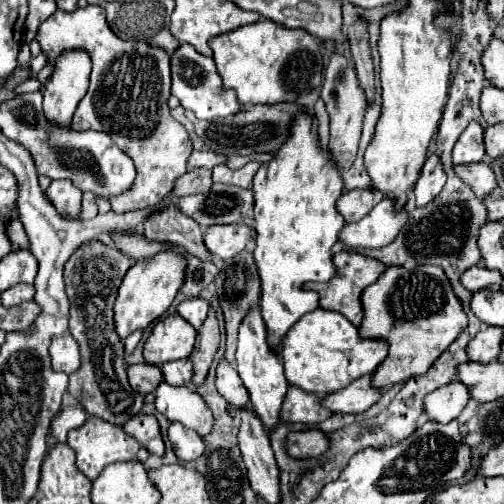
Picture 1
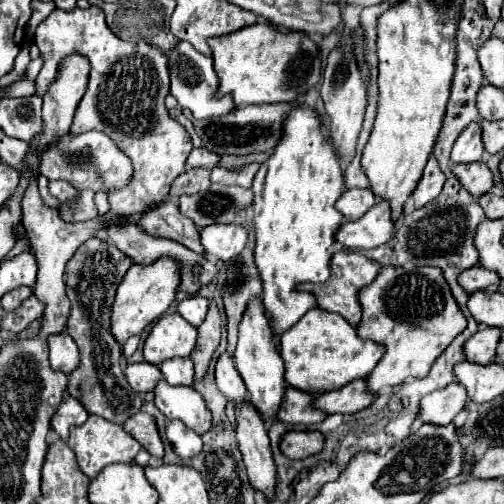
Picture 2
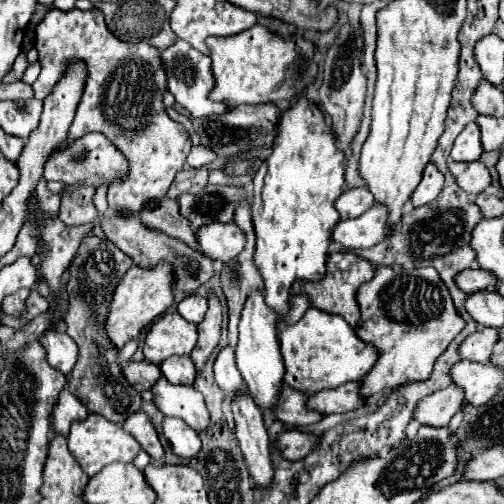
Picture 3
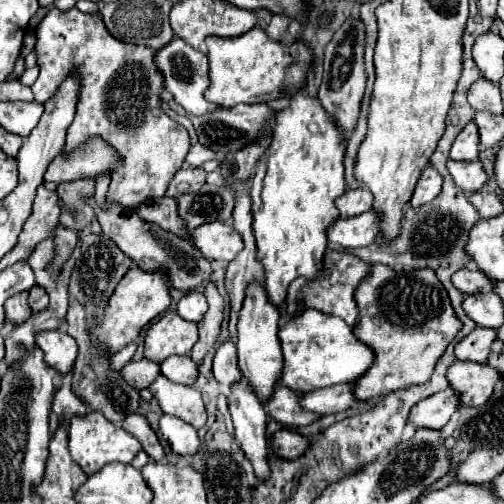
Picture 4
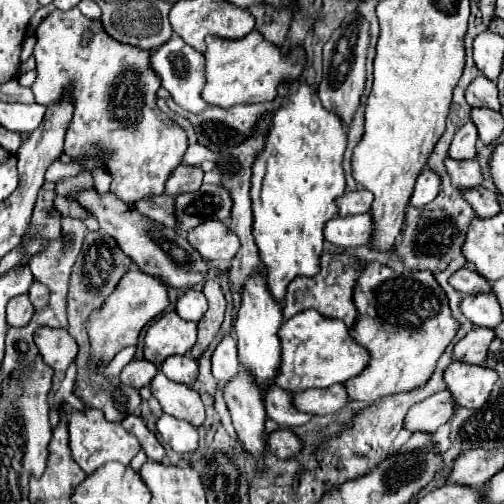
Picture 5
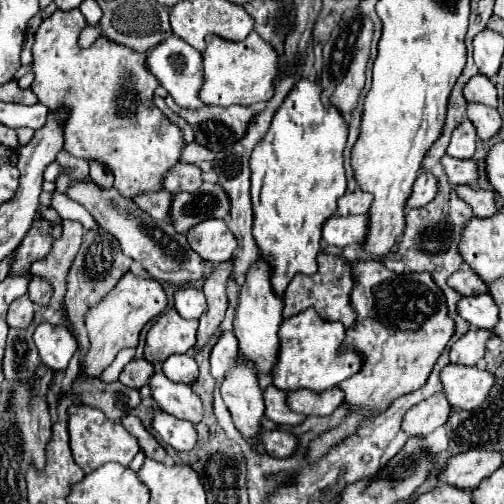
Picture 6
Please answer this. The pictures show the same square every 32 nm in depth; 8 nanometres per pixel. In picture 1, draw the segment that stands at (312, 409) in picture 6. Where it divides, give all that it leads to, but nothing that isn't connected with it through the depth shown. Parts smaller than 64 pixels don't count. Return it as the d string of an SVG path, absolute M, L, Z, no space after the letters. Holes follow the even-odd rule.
M368 374L368 376L362 376L360 380L354 380L350 386L342 388L340 392L326 396L322 404L332 412L356 414L356 412L366 412L380 398L382 398L382 392L372 386L372 374Z

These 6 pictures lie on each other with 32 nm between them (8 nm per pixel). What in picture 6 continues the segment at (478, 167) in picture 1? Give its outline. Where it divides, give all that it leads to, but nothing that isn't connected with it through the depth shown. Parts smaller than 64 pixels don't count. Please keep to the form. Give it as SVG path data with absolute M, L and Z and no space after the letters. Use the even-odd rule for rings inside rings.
M444 156L442 166L452 186L466 186L478 182L478 164L474 160L458 160L452 156Z

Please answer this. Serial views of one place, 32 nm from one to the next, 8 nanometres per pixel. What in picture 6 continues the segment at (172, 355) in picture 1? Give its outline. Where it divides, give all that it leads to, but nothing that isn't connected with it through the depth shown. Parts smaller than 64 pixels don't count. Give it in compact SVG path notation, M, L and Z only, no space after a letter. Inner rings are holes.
M172 308L166 310L148 330L144 358L162 364L172 354L186 354L196 344L198 320L184 320Z

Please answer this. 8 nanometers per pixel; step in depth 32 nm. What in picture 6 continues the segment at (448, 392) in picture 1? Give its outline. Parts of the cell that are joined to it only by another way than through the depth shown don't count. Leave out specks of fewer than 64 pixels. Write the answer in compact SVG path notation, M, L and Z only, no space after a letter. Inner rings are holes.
M444 392L430 396L428 400L422 400L420 404L412 406L406 412L402 430L408 436L426 436L426 434L434 432L438 426L446 424L450 410L452 410L452 406L448 404L448 398L444 396Z

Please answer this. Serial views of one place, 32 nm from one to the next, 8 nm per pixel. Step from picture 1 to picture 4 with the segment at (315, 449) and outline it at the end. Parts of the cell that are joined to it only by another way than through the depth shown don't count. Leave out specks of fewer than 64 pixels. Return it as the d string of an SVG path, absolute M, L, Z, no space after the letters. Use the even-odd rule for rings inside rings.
M280 430L272 438L272 450L286 460L296 460L296 456L302 456L308 450L310 440L294 430Z

